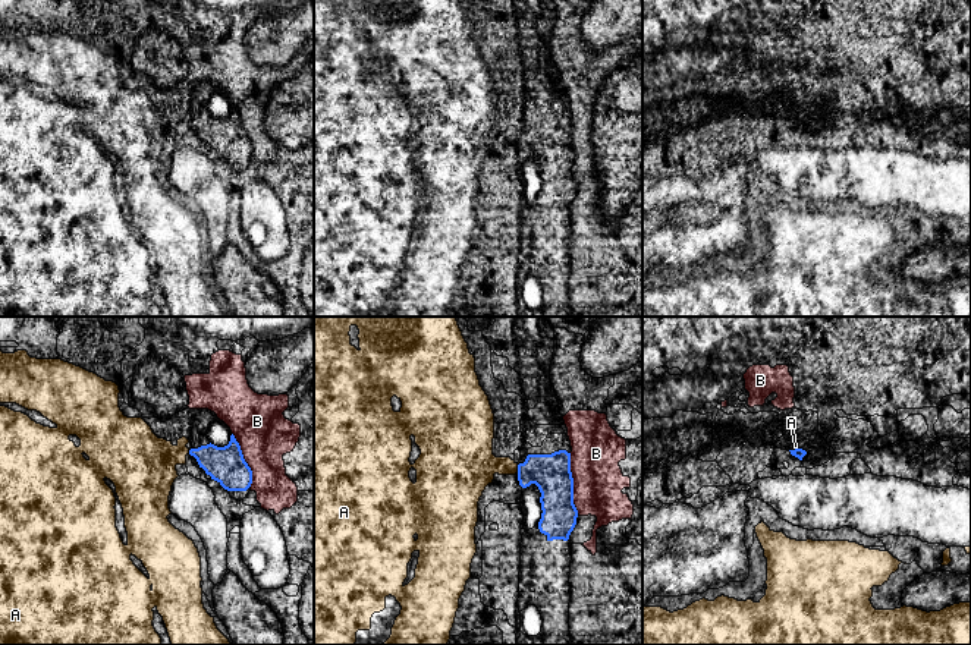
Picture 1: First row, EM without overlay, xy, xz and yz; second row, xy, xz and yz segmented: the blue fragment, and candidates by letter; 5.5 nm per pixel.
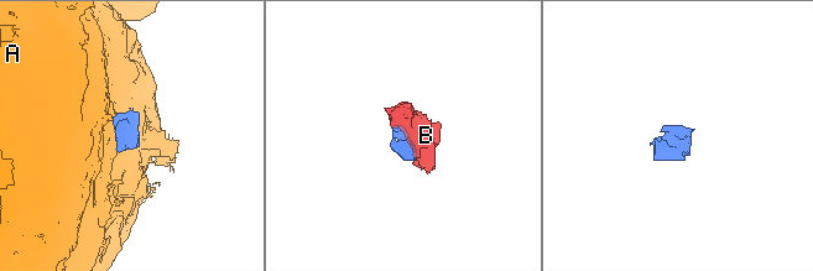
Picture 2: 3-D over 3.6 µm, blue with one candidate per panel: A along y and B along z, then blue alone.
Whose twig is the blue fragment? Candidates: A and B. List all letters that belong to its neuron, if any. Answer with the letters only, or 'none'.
none

